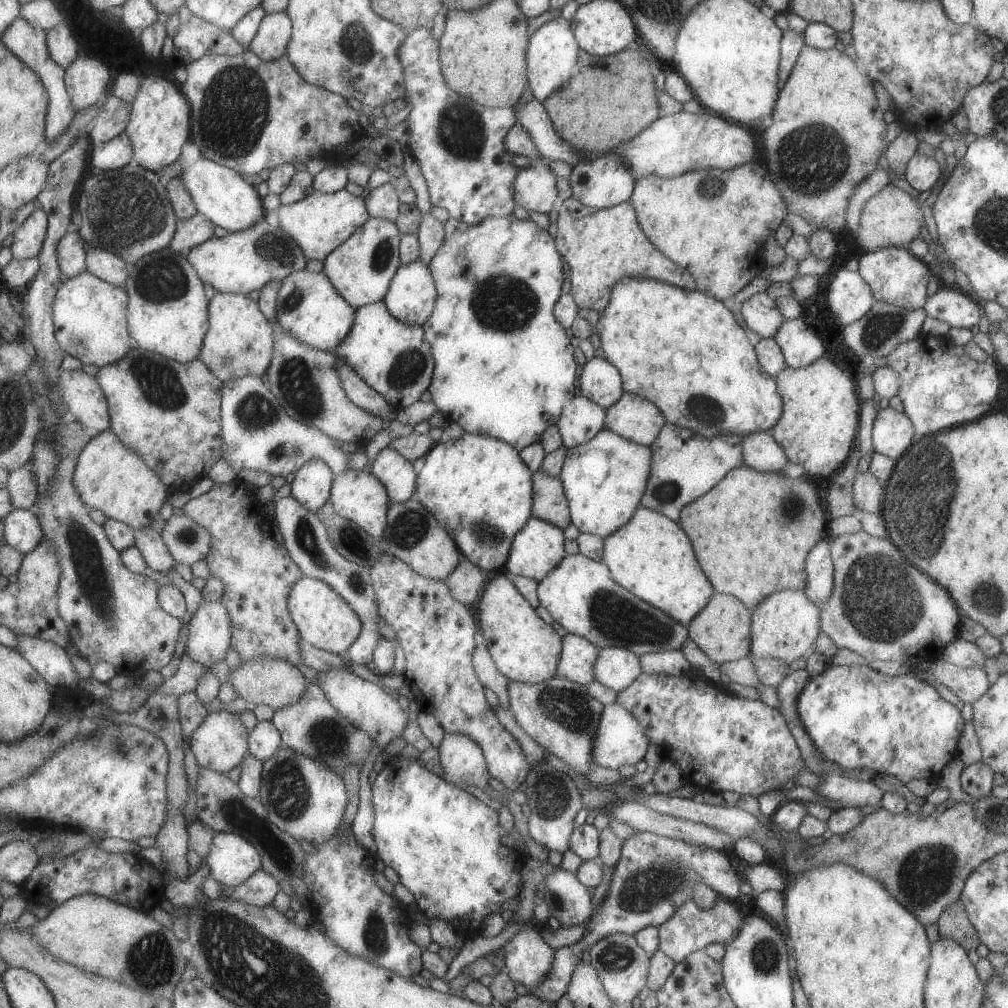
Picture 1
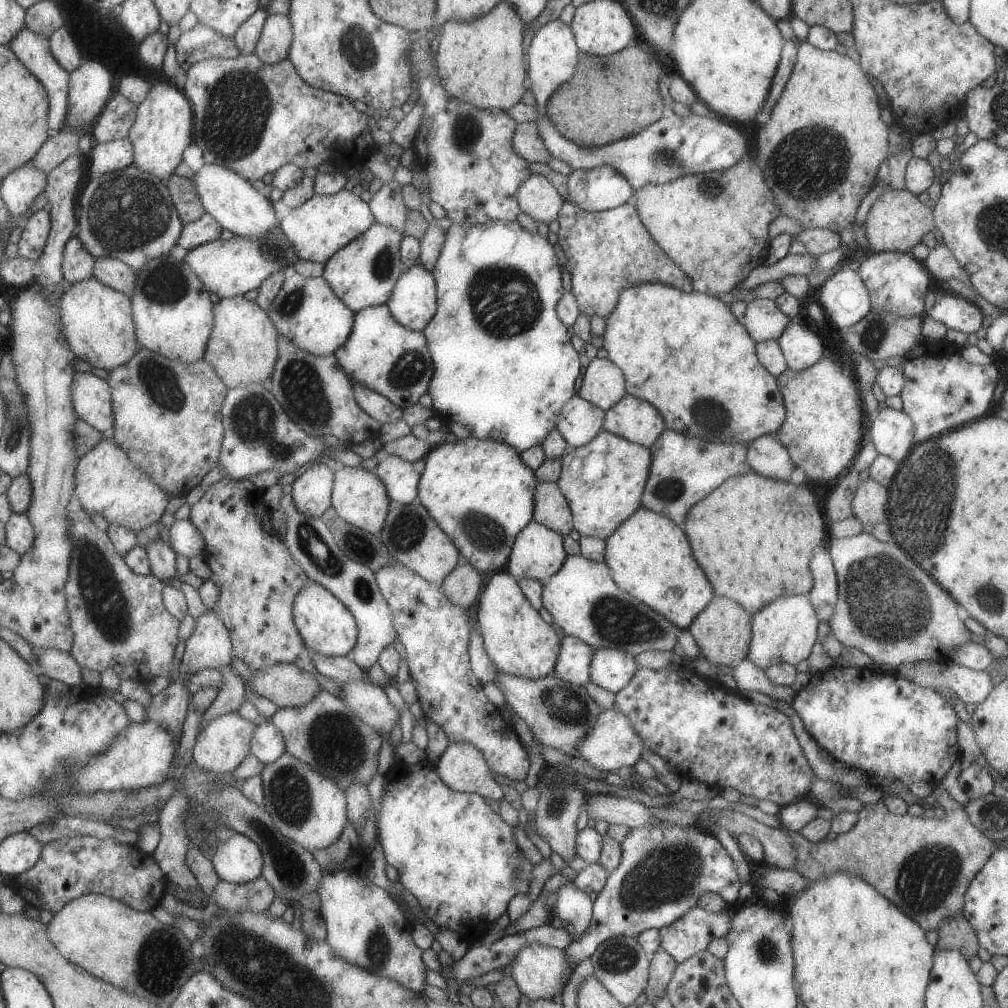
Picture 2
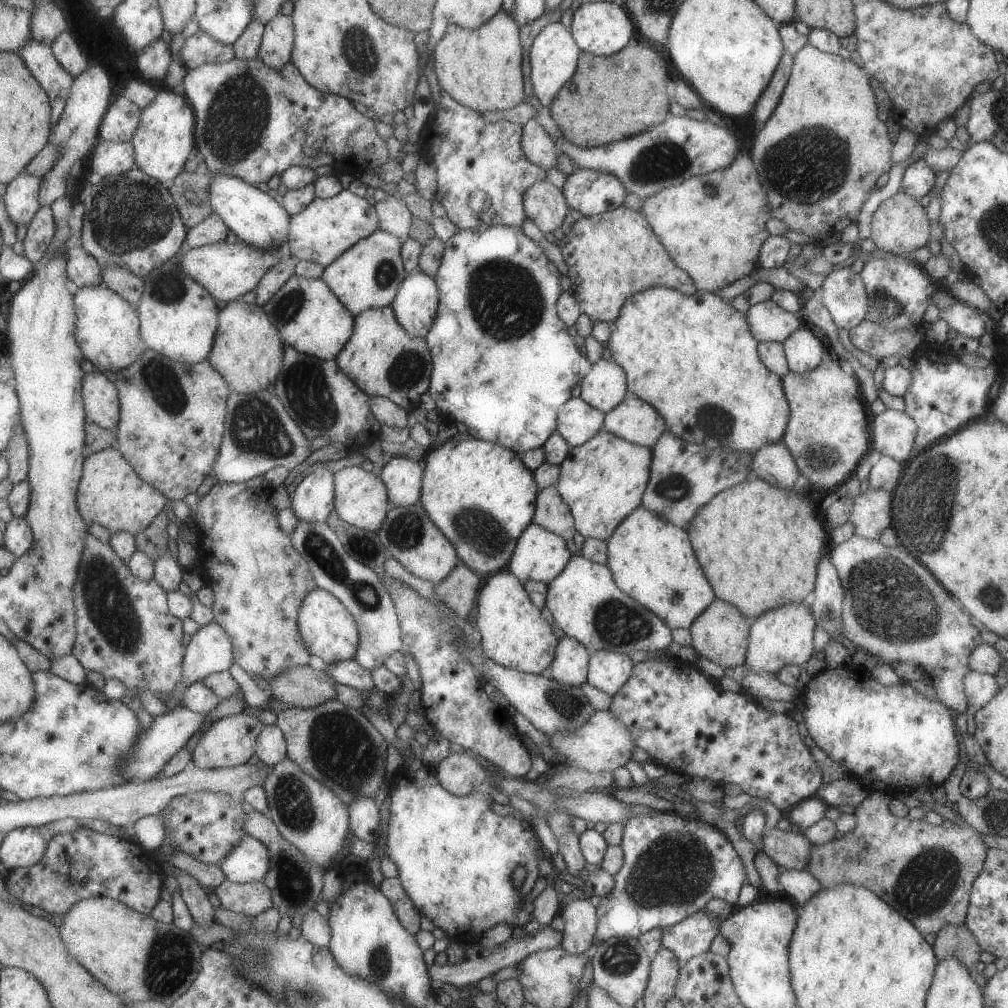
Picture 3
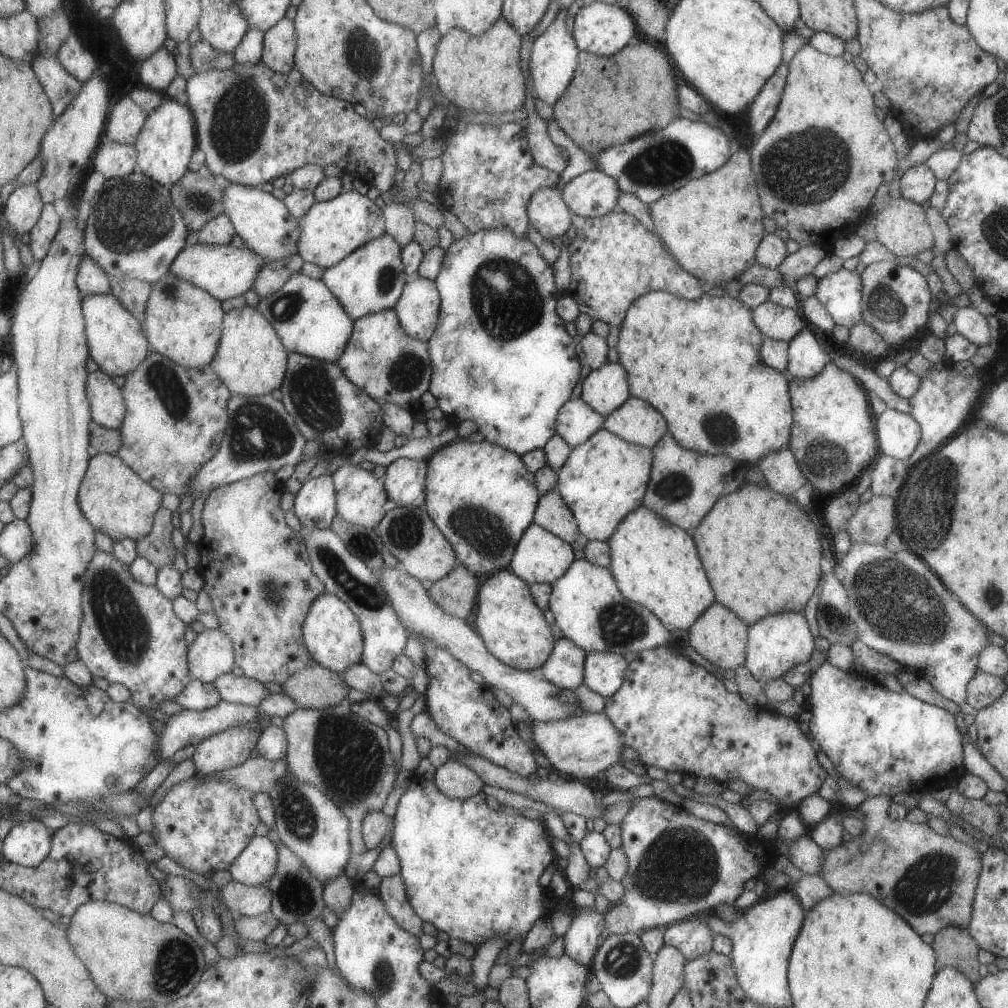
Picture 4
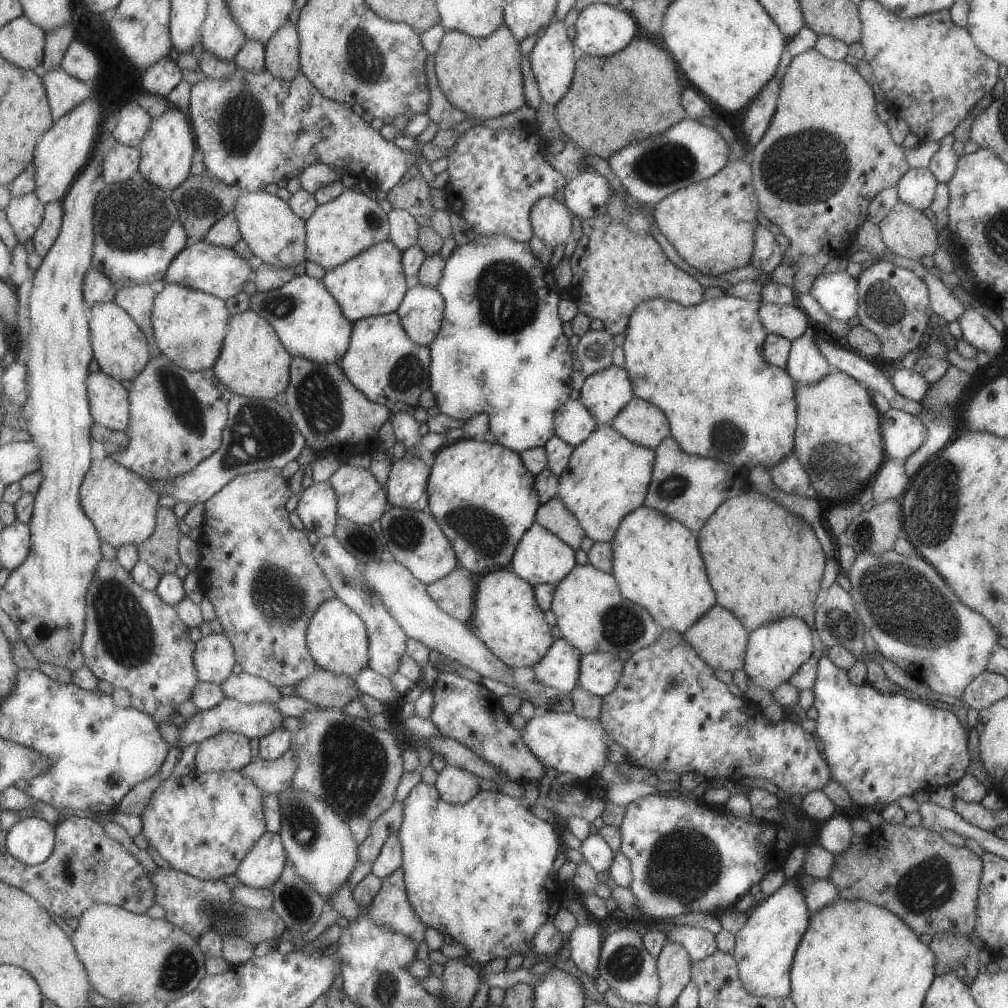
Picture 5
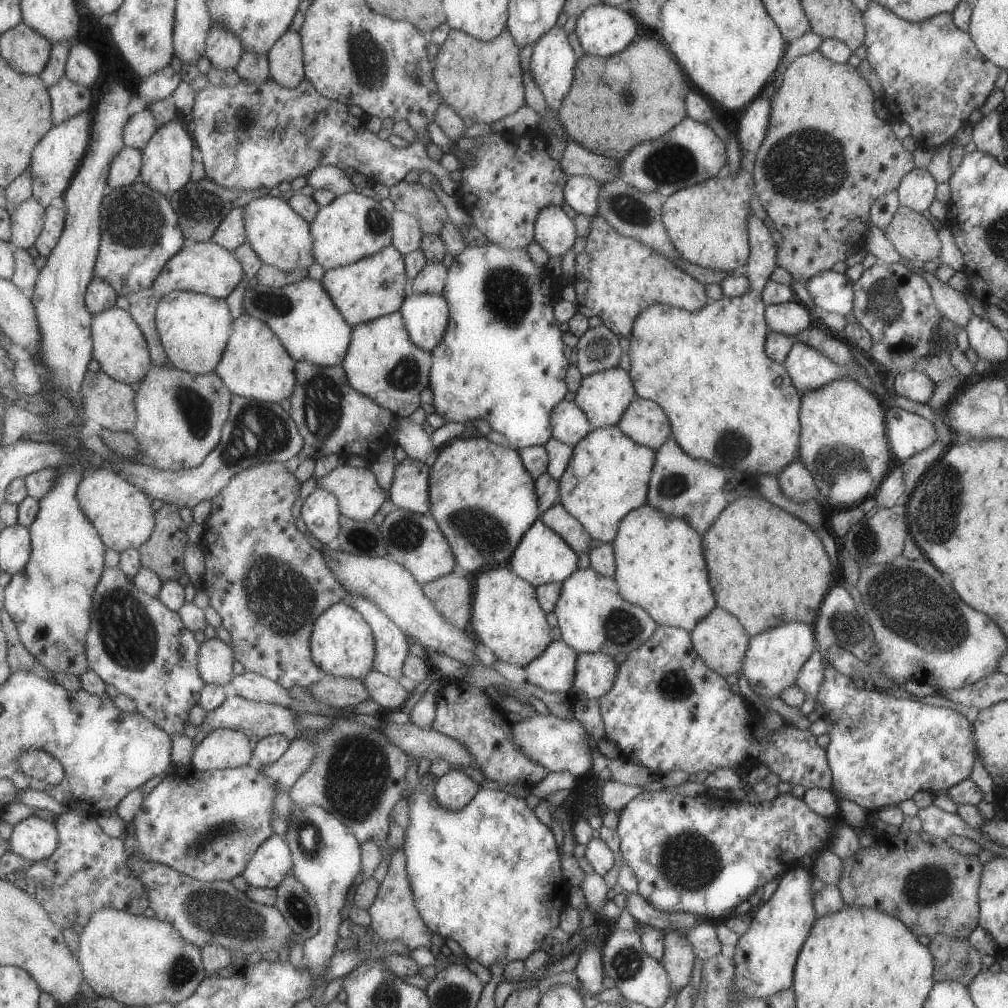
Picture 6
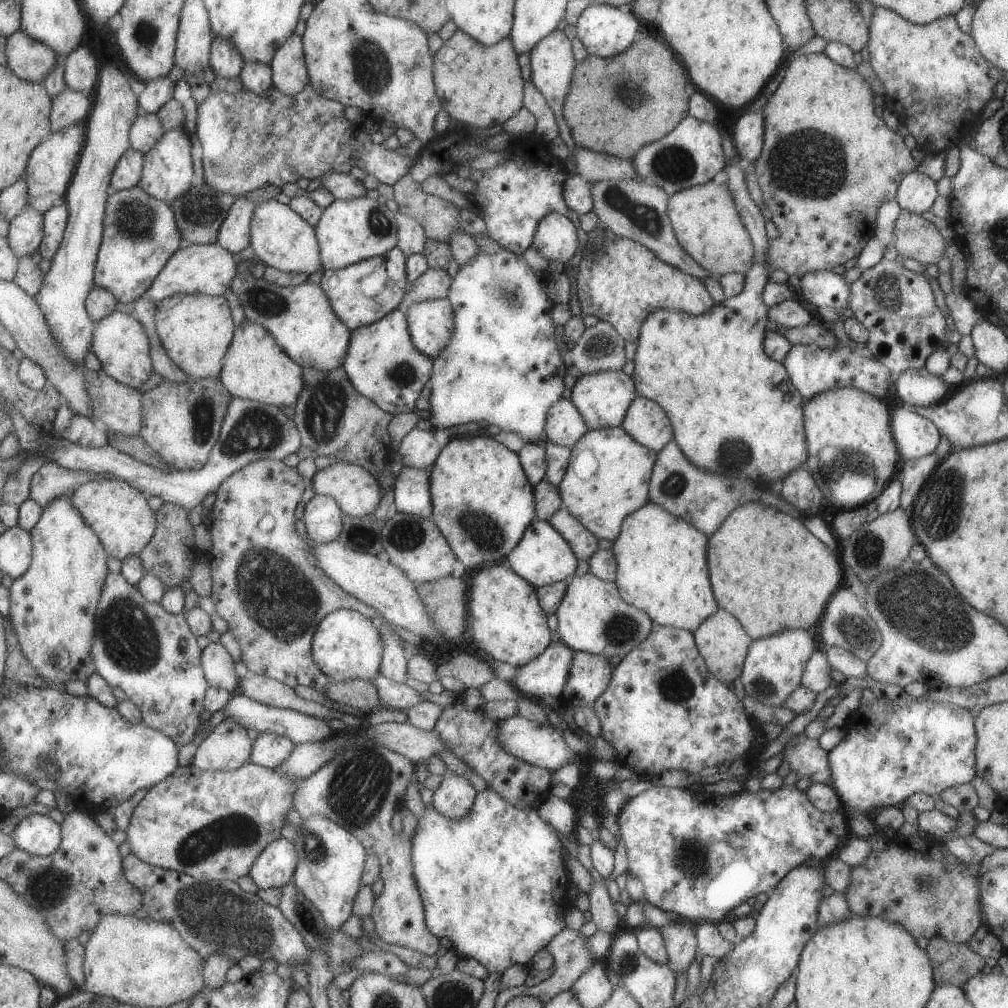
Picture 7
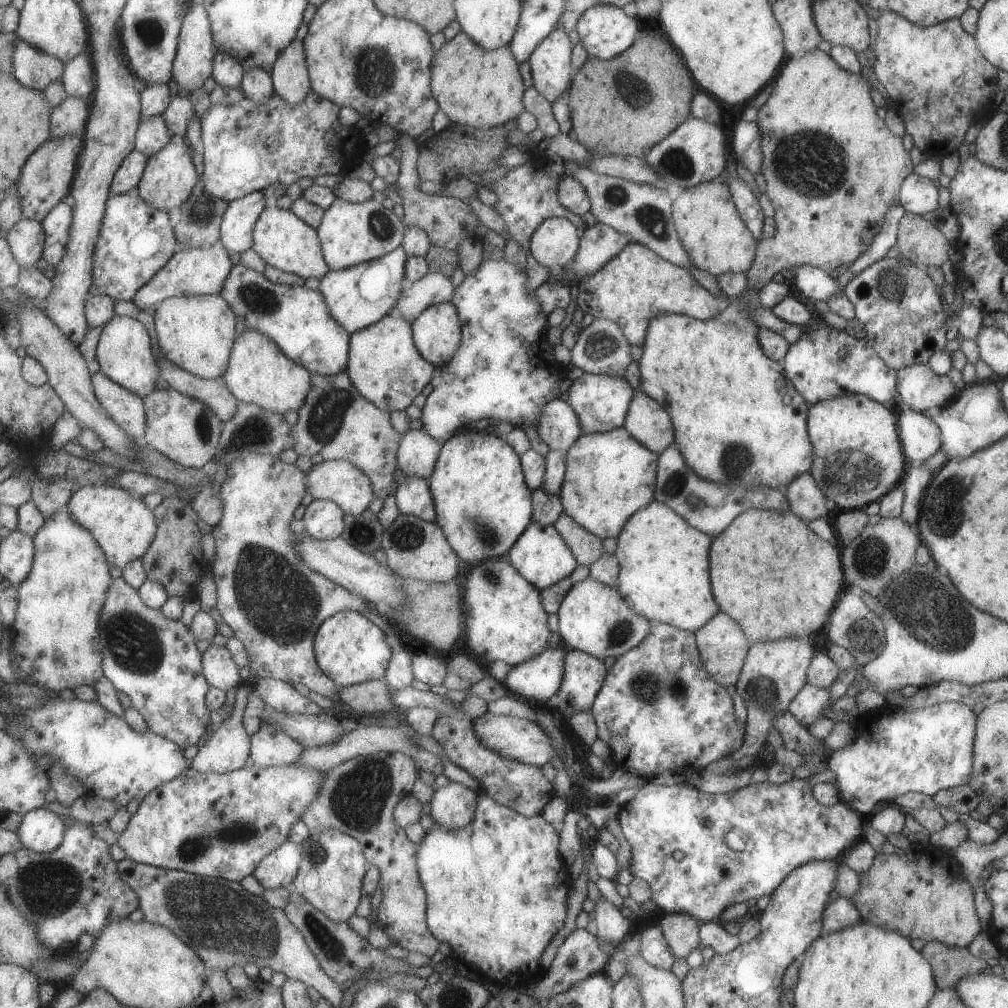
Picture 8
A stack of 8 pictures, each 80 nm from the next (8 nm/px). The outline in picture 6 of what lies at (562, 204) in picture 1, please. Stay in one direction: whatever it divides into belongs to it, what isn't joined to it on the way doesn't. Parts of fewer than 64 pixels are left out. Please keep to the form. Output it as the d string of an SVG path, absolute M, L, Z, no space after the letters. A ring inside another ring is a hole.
M599 215L590 221L590 231L585 239L585 247L576 256L574 282L571 284L576 292L576 312L586 319L597 316L613 334L618 337L629 338L634 318L647 307L661 303L686 310L698 311L709 301L705 297L705 287L691 275L685 274L669 259L661 256L657 251L641 244L631 237L621 236L610 224Z

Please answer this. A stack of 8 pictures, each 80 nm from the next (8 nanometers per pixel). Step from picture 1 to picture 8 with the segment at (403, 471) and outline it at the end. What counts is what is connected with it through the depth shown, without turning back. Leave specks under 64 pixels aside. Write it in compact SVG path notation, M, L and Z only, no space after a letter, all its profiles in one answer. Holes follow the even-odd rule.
M405 477L398 482L394 492L398 512L415 515L422 521L433 523L435 509L428 483L419 477Z

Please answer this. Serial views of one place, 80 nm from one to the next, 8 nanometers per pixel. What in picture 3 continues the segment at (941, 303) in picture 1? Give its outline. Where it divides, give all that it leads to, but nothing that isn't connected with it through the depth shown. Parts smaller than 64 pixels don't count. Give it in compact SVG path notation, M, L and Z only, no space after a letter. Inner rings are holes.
M957 300L952 306L939 310L939 318L945 320L956 334L978 340L985 332L985 324L979 317L981 312L963 303Z

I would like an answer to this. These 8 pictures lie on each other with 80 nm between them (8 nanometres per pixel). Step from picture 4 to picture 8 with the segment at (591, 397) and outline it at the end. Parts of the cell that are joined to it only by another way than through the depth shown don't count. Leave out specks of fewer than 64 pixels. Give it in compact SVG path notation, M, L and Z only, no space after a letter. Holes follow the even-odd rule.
M583 373L568 388L567 402L573 409L583 433L604 433L623 426L634 390L621 377Z

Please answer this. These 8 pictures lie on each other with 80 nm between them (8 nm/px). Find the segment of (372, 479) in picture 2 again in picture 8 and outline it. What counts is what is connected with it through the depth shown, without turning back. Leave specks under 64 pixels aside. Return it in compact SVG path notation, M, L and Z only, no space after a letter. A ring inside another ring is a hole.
M333 459L321 461L319 464L311 465L304 474L304 487L309 492L311 498L334 502L343 512L357 516L361 514L373 498L370 480L350 462L343 459Z

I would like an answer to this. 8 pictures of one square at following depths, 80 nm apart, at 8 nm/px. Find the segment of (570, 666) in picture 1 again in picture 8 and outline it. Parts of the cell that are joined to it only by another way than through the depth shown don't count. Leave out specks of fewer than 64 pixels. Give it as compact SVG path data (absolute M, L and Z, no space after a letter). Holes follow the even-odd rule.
M546 647L541 654L515 665L504 678L503 686L510 694L546 700L558 689L562 675L562 658L566 649Z

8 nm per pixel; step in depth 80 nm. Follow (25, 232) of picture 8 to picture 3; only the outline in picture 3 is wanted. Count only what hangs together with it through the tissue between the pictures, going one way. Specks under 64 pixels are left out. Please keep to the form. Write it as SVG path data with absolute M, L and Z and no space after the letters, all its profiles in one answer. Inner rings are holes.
M21 173L7 185L7 194L3 197L11 218L19 225L29 226L36 220L42 207L40 190L42 178Z

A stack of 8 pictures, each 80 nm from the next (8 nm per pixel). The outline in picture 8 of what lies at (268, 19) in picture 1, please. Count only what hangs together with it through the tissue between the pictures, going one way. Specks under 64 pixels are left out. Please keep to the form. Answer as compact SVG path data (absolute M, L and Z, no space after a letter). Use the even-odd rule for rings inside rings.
M293 39L278 55L271 67L274 94L290 105L299 104L311 90L304 48Z

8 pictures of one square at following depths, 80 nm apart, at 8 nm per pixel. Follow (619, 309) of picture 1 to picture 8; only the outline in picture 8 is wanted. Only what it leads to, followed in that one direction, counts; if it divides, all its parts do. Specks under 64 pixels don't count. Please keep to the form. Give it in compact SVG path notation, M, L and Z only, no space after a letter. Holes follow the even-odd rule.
M731 179L727 183L731 198L741 220L751 231L755 240L761 239L761 223L763 212L757 203L757 198L751 193L750 187L739 180ZM747 287L745 292L737 300L729 300L726 304L726 307L718 315L706 321L700 321L687 315L674 314L661 315L651 319L647 325L644 341L641 344L643 353L637 361L641 378L639 389L653 400L656 400L667 411L673 423L674 446L681 453L685 464L699 478L722 485L735 483L744 485L745 487L764 486L770 489L783 489L799 475L810 472L812 465L812 446L809 442L806 425L808 404L801 398L801 395L786 377L782 363L767 358L761 350L757 338L758 326L748 315L749 311L752 311L760 304L757 291Z

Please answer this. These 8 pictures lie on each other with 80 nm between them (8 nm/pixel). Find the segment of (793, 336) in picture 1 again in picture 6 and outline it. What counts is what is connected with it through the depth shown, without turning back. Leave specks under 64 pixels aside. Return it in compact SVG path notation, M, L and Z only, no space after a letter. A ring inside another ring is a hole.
M793 341L783 362L793 386L801 393L824 387L827 383L847 377L861 384L867 380L866 364L839 368L824 354L805 343Z

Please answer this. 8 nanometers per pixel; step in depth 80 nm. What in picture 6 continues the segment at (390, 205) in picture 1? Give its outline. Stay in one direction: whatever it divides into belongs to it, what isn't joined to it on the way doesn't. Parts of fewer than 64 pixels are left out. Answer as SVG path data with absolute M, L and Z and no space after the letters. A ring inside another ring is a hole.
M401 211L390 212L392 242L391 244L403 255L420 248L423 236L419 223L407 213Z

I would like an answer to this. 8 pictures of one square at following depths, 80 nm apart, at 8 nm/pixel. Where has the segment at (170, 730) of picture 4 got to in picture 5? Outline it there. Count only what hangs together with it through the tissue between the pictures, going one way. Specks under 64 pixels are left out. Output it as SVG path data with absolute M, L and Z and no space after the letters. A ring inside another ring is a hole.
M225 697L213 708L197 711L191 718L185 719L185 727L178 728L179 742L182 748L185 748L191 742L204 741L221 731L241 733L248 739L260 739L274 730L284 729L281 720L283 715L274 703L242 703L234 698Z

